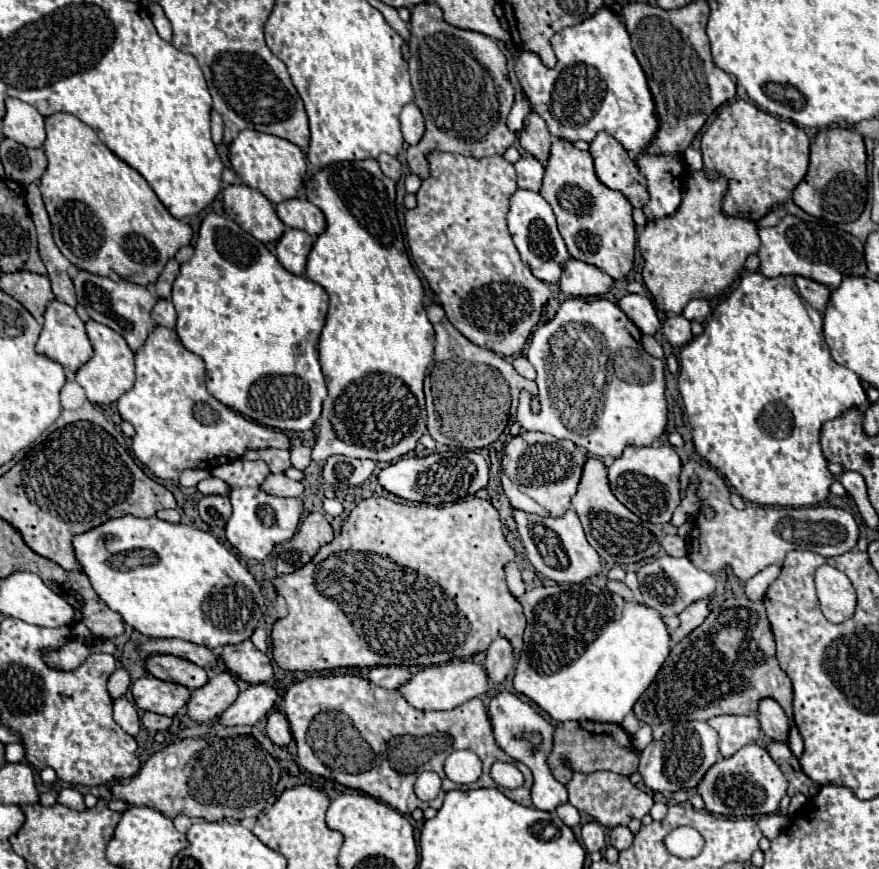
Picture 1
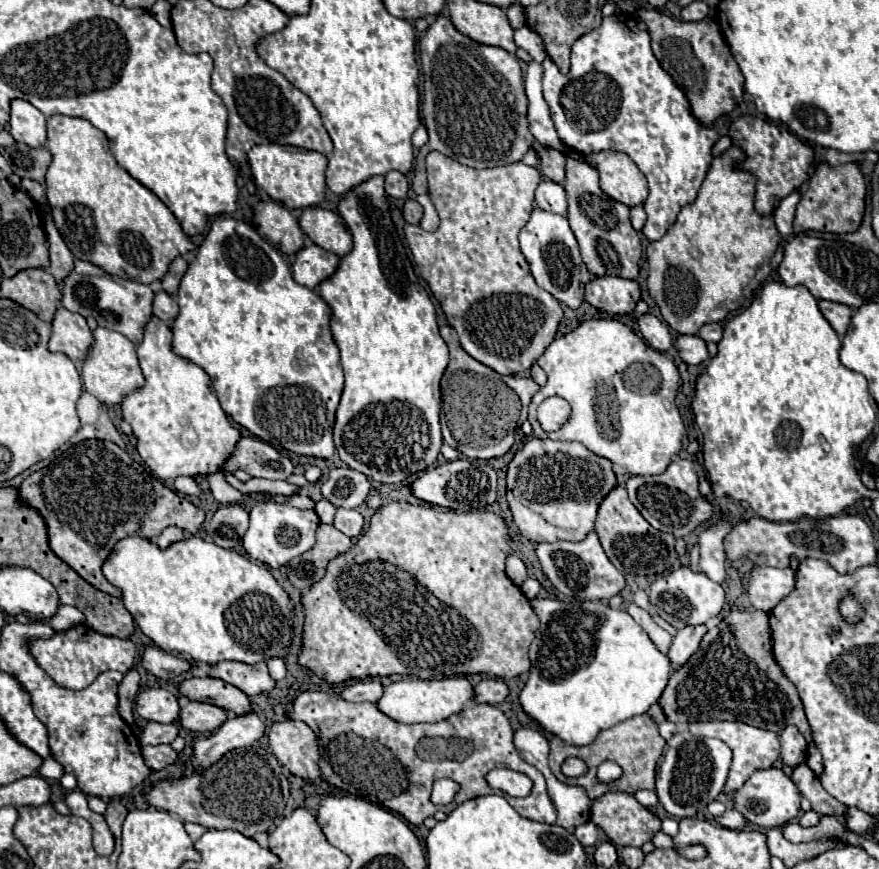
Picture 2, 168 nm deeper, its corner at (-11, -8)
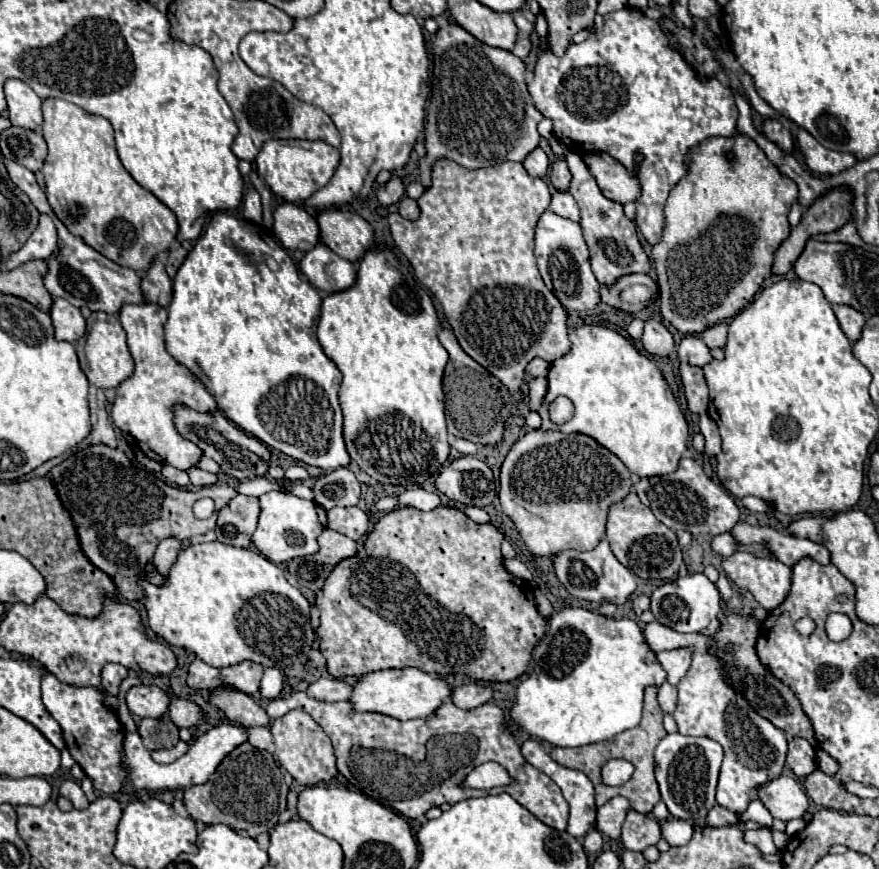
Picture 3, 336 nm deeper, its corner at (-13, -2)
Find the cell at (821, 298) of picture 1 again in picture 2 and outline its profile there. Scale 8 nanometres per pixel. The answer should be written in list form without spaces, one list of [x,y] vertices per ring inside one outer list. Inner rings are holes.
[[[818,301],[818,307],[822,311],[822,315],[826,317],[826,321],[832,325],[832,329],[842,337],[850,325],[850,317],[852,317],[852,309],[848,305],[842,303],[834,303],[834,301]]]

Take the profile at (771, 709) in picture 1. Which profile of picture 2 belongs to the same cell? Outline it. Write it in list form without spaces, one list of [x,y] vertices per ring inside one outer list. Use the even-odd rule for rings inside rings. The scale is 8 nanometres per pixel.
[[[788,725],[788,729],[784,729],[778,737],[780,737],[780,747],[782,747],[780,757],[786,765],[796,767],[806,761],[806,739],[794,725]]]

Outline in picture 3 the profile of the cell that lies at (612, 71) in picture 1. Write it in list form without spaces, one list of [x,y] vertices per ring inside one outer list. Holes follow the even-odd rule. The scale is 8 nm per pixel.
[[[624,7],[604,15],[604,25],[584,43],[572,43],[566,55],[556,57],[544,51],[534,69],[534,79],[528,85],[534,107],[554,121],[554,135],[578,155],[604,151],[622,163],[628,171],[634,171],[634,153],[640,151],[644,161],[640,163],[636,179],[640,181],[640,197],[636,199],[636,225],[650,245],[662,239],[664,227],[664,203],[670,189],[686,175],[686,153],[692,145],[702,143],[708,137],[734,137],[738,109],[728,87],[724,87],[714,75],[702,79],[696,69],[670,45],[666,33],[658,21],[648,19],[642,11]]]

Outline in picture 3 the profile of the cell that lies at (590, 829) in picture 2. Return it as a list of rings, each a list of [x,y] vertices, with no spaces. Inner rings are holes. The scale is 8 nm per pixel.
[[[590,831],[586,837],[584,837],[584,843],[582,843],[584,851],[586,853],[598,853],[602,849],[602,835],[598,831]]]

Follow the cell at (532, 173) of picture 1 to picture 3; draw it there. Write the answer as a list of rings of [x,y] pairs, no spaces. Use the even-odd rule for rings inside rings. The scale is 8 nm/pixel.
[[[556,191],[552,195],[552,201],[550,201],[550,211],[554,211],[556,215],[560,217],[566,217],[566,219],[572,219],[572,221],[580,221],[580,209],[578,205],[574,203],[574,197],[570,193],[560,193]]]

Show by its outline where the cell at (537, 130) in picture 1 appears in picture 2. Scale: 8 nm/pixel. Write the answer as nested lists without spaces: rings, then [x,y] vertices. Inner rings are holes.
[[[538,147],[538,157],[540,157],[540,171],[542,171],[542,175],[548,177],[550,181],[562,183],[564,181],[566,155],[562,151],[556,151],[556,149]]]

